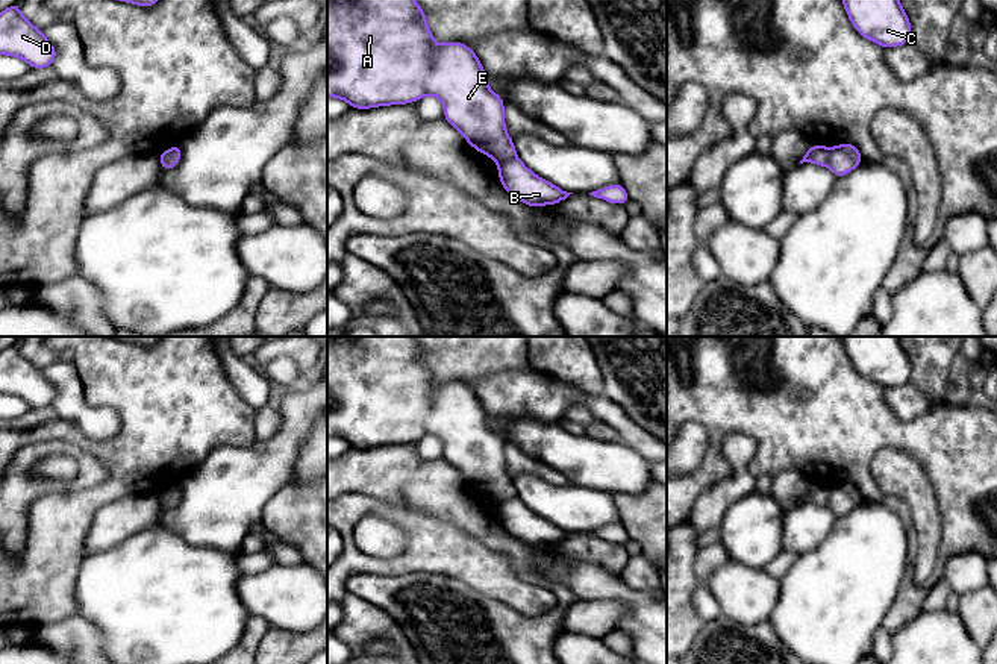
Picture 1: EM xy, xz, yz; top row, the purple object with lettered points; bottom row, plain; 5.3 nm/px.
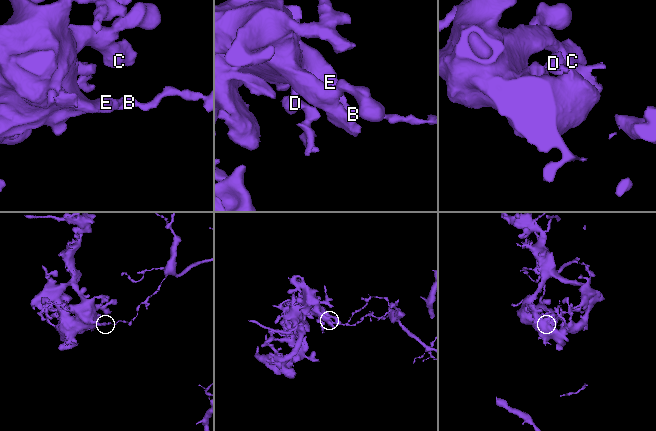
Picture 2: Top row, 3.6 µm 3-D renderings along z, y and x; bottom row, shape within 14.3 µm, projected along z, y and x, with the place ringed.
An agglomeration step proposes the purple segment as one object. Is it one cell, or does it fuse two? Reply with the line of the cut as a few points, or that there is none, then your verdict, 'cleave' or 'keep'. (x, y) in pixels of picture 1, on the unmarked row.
cut xz (515, 496), (499, 504); cleave

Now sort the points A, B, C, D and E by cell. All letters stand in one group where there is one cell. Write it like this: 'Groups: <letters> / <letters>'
Groups: A C D E / B

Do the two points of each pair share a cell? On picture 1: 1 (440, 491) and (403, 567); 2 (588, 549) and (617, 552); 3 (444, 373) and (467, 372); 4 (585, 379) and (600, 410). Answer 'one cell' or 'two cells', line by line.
1: two cells
2: one cell
3: one cell
4: two cells

